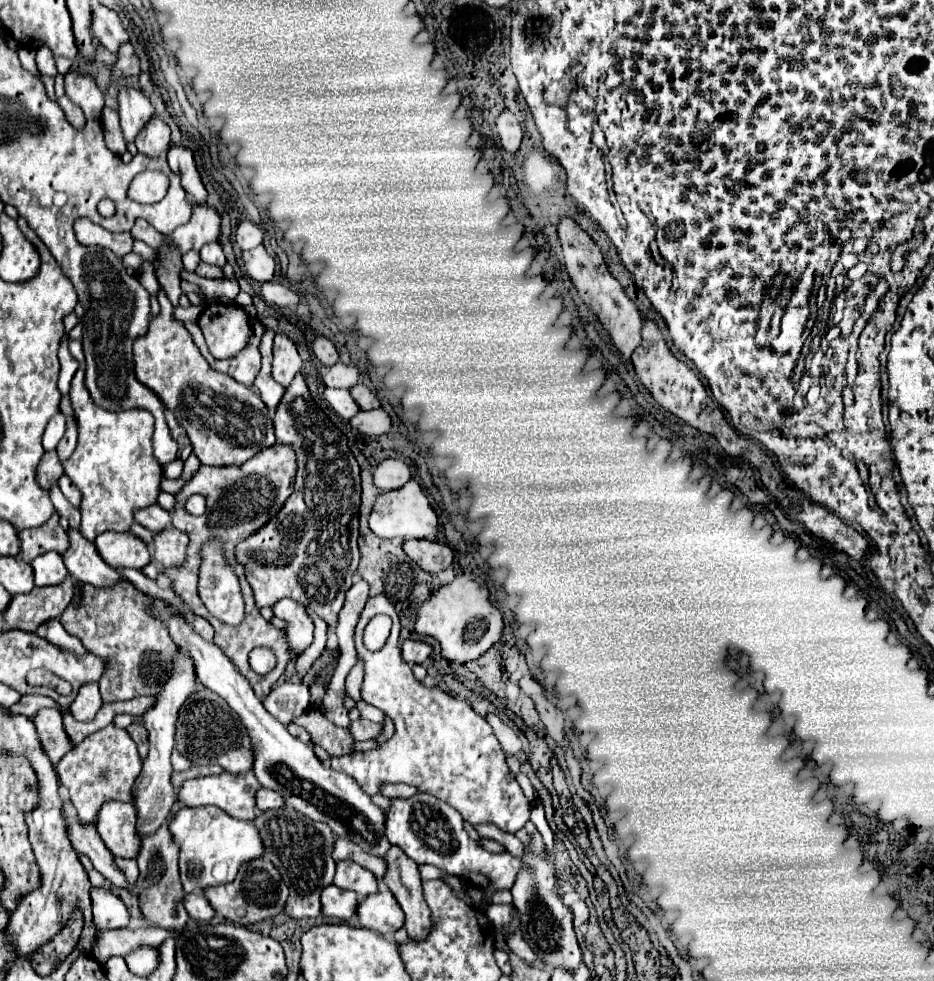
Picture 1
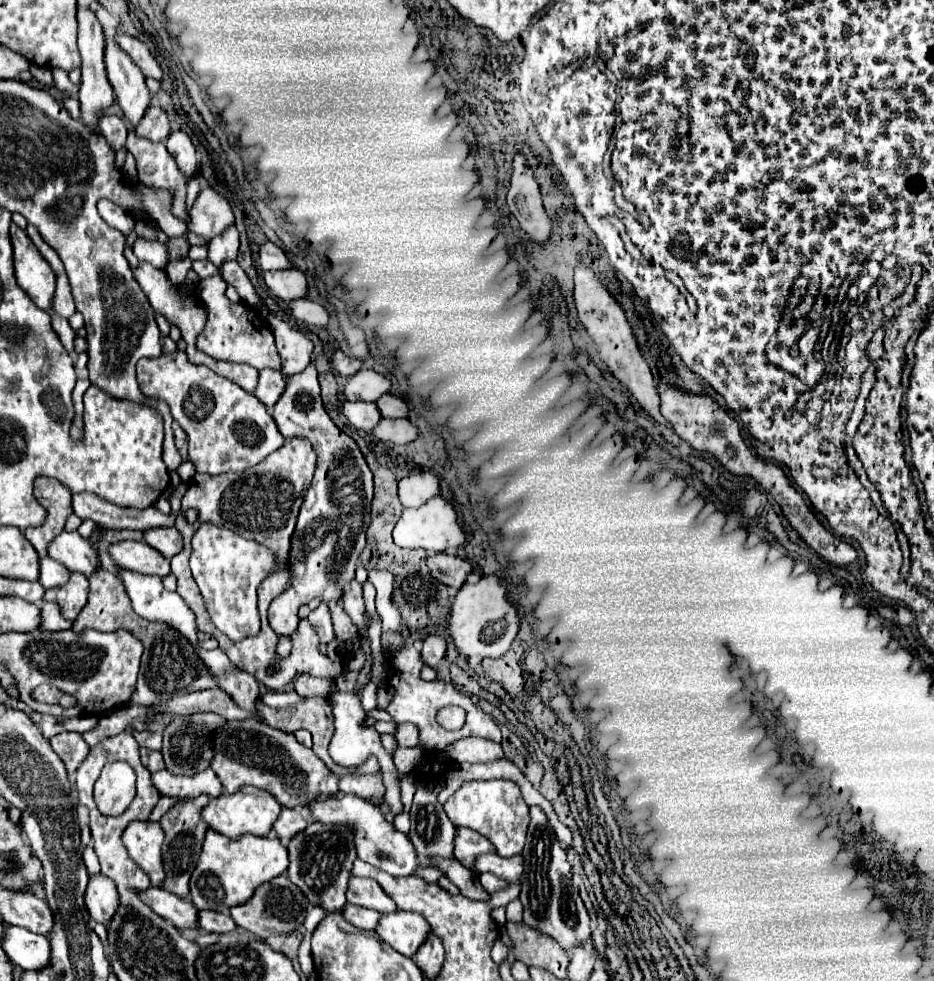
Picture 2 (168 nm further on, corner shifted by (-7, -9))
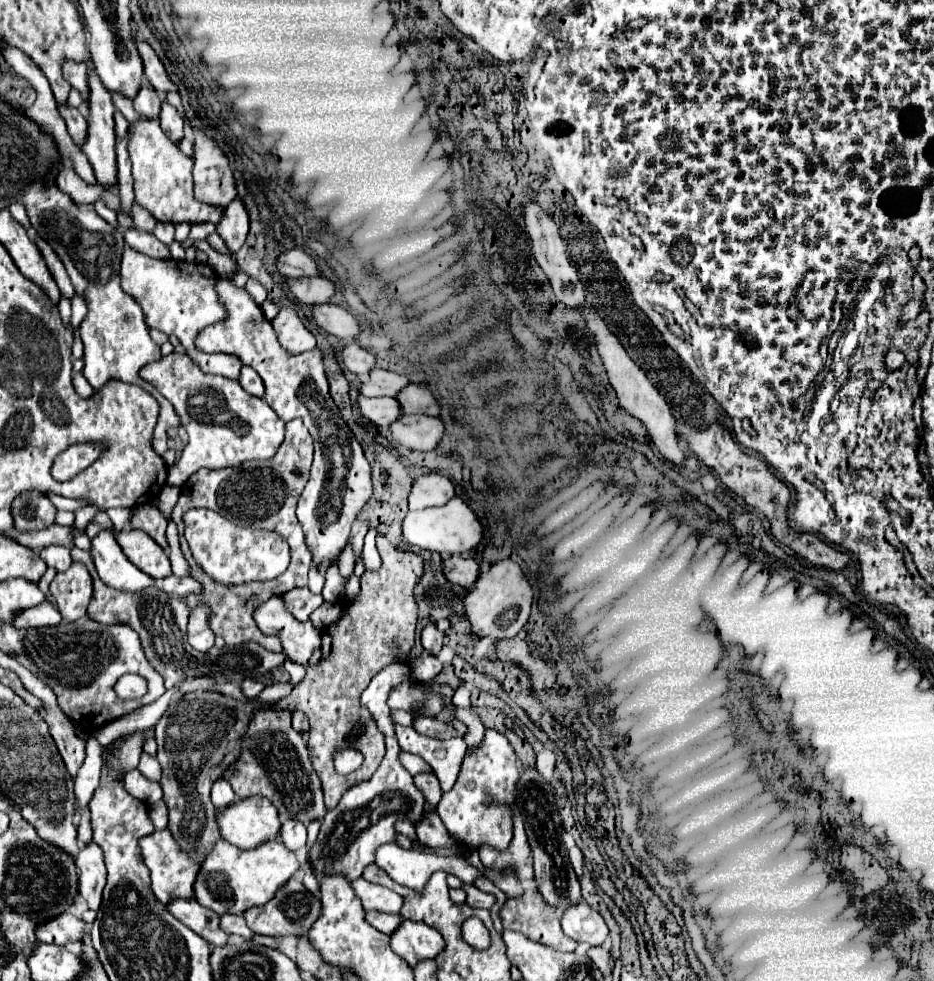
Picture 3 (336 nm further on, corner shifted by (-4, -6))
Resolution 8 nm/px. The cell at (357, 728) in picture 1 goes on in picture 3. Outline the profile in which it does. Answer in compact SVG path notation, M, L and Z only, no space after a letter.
M416 716L412 722L412 728L418 734L424 734L428 738L438 738L438 740L448 740L448 738L456 738L456 736L466 734L466 724L454 722L452 726L444 726L444 722L436 722L430 716Z

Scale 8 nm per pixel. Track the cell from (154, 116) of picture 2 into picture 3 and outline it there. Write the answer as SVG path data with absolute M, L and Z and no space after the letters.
M144 82L144 86L140 88L140 92L134 100L134 110L138 110L138 114L144 118L158 120L160 118L160 104L162 104L160 94L156 94L156 90L152 90L152 86Z

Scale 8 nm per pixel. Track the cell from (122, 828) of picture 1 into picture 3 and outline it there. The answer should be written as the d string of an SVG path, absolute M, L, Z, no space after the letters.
M156 830L148 836L140 838L140 850L142 850L142 858L150 870L150 878L152 878L152 890L156 894L156 898L166 904L172 898L192 898L192 884L196 880L198 868L204 860L204 854L182 854L182 850L176 846L170 830Z

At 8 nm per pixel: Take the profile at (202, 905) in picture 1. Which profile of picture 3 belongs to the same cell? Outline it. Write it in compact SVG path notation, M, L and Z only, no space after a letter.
M224 914L220 916L220 928L226 932L226 934L236 934L236 936L242 936L242 938L250 938L254 932L246 926L244 918L242 916L236 916L236 914Z

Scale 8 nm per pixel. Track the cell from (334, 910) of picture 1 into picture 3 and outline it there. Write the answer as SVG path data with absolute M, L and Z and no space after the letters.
M368 910L368 912L366 912L366 922L372 924L376 930L380 930L380 932L384 932L384 934L392 934L392 930L396 930L396 926L400 926L402 916L392 916L392 914Z

